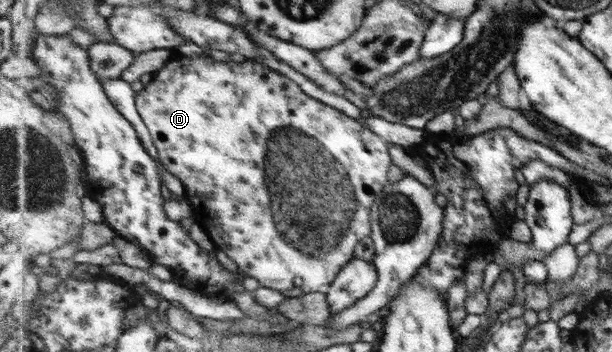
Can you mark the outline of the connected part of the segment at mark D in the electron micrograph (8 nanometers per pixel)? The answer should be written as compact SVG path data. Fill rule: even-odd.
M174 52L157 72L151 74L149 83L135 92L135 106L149 127L153 143L159 150L160 162L185 185L185 198L190 201L196 222L208 231L216 246L236 263L239 274L253 277L260 286L278 290L286 297L329 292L341 269L355 258L357 244L371 234L371 208L388 183L389 168L394 164L385 140L341 110L307 96L291 78L251 59L243 63L225 62Z

